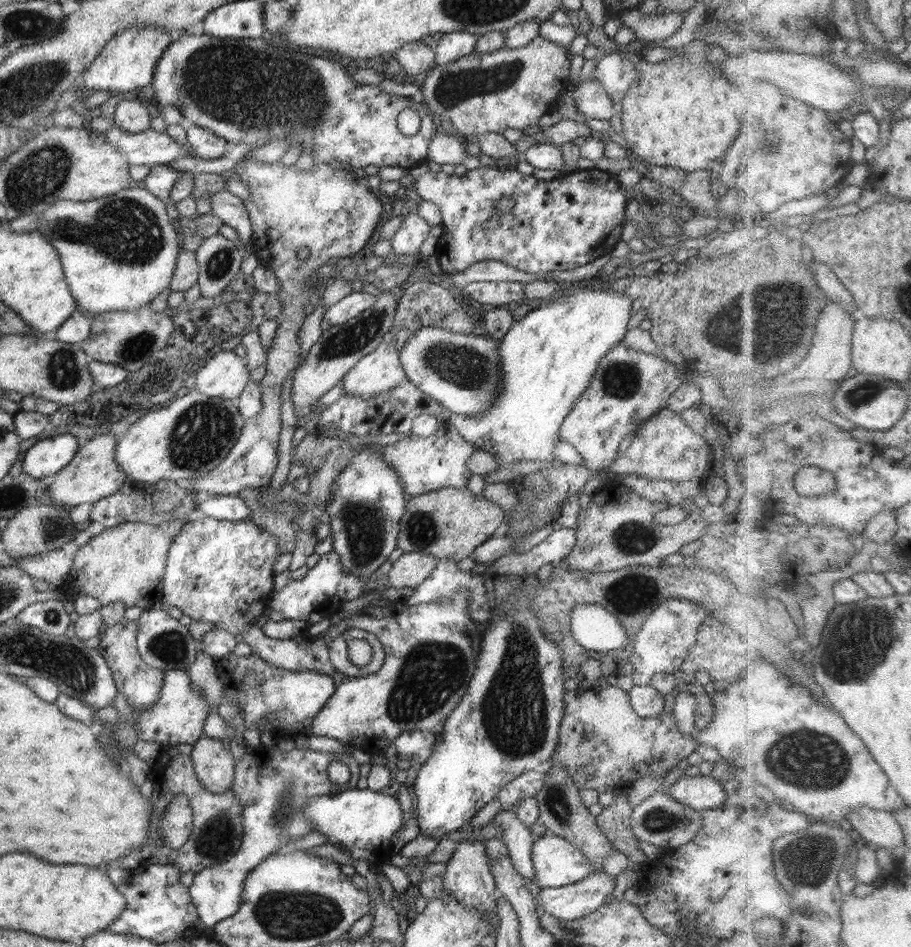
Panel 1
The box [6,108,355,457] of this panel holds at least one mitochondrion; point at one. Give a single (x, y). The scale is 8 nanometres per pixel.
(128, 231)

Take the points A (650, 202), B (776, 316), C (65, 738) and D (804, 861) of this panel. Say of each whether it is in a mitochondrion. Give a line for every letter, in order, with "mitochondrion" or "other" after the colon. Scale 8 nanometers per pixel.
A: other
B: mitochondrion
C: other
D: mitochondrion

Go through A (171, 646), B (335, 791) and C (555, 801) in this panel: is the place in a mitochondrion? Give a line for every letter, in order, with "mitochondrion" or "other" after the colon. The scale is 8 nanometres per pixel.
A: mitochondrion
B: other
C: mitochondrion

